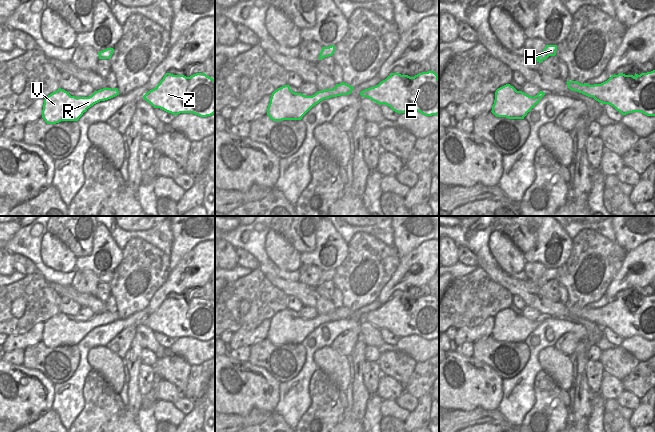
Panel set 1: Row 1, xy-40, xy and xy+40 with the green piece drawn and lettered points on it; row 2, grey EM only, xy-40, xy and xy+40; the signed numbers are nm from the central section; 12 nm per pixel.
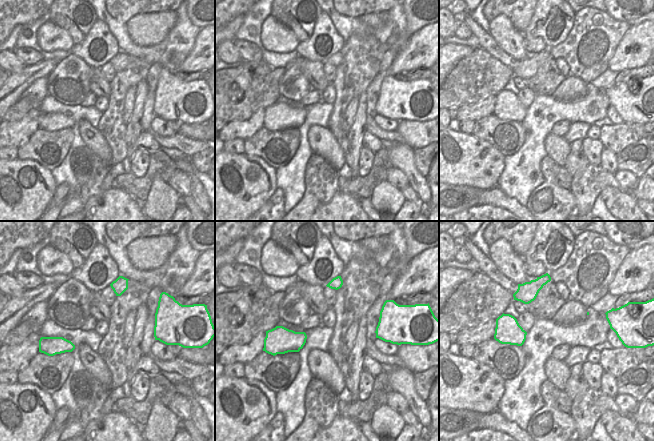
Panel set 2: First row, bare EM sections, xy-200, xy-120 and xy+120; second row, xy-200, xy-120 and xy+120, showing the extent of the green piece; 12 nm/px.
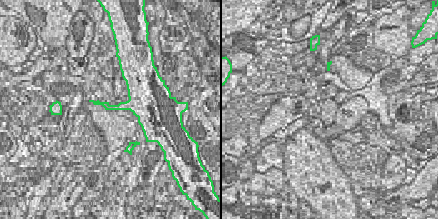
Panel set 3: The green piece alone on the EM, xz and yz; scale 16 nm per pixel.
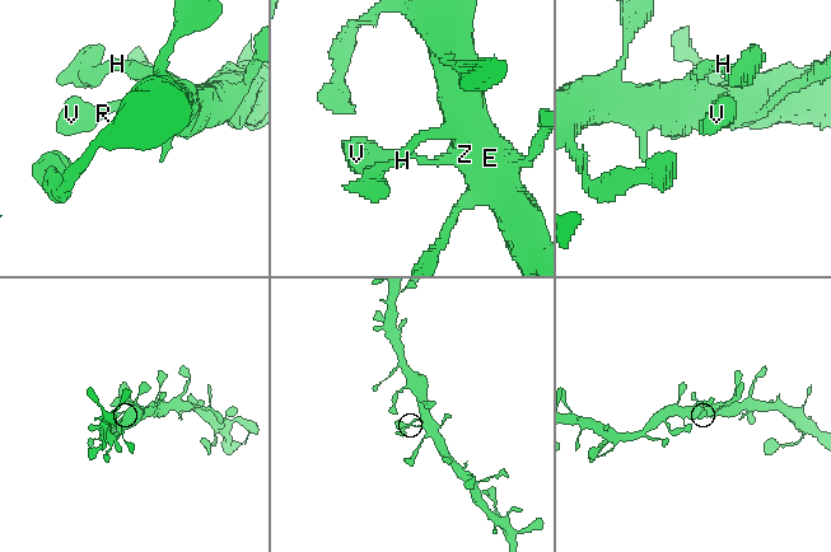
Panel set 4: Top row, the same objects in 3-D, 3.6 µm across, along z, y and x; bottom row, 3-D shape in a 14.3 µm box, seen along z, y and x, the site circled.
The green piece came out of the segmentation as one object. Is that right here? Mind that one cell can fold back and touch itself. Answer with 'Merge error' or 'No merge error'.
No merge error.

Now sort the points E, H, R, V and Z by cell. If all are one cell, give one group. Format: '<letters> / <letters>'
E H R V Z

